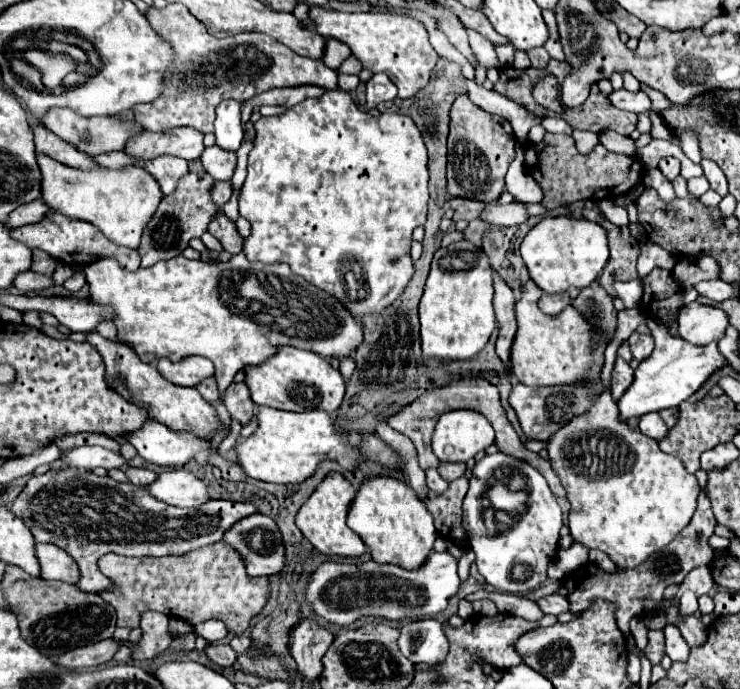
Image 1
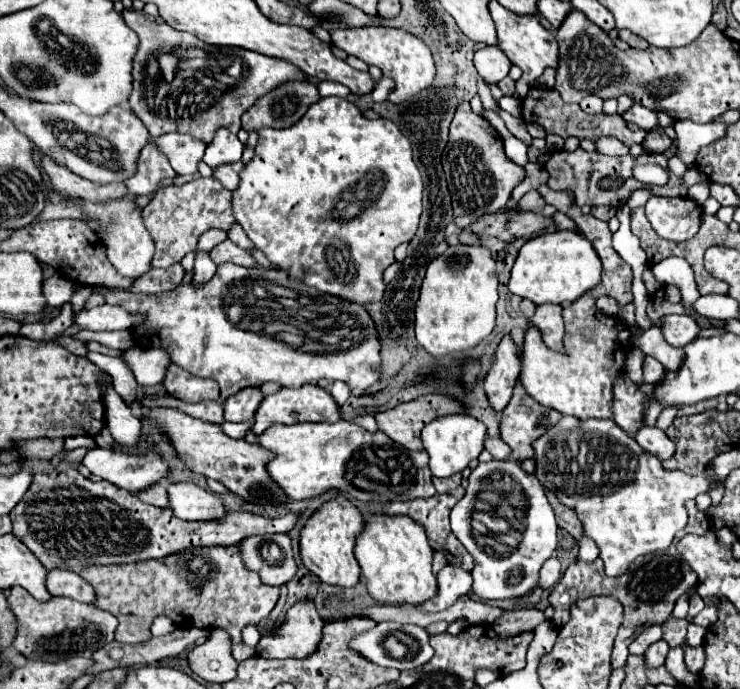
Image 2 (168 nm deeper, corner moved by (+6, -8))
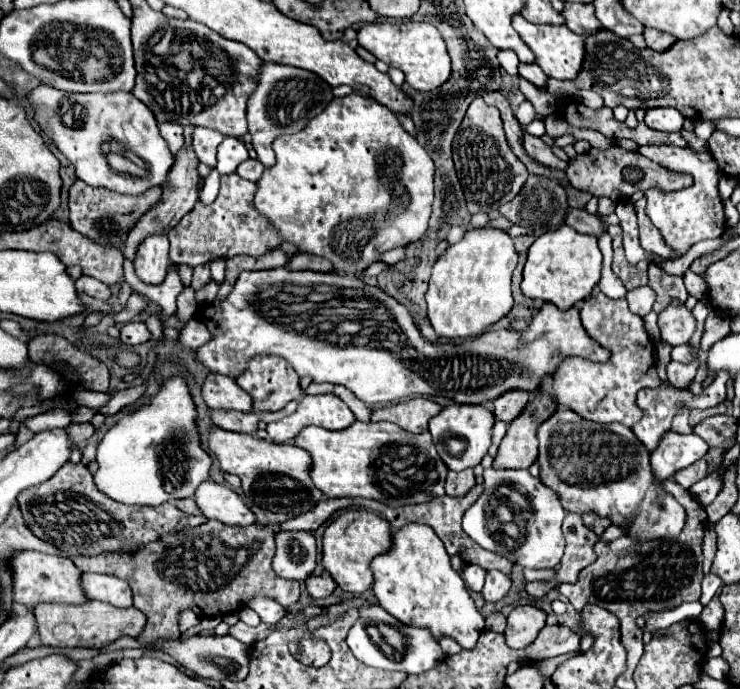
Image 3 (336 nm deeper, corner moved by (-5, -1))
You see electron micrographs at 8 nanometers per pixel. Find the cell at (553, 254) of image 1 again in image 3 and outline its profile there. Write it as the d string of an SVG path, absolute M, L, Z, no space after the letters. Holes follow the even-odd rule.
M569 226L541 234L529 248L529 258L523 268L521 290L527 298L541 298L553 302L557 308L567 310L577 300L585 300L601 278L601 250L597 238L579 234Z

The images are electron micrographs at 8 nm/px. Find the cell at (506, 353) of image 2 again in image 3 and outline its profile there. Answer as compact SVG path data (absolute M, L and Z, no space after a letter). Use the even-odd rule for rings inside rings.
M509 390L507 394L501 394L493 400L493 414L503 422L511 422L515 416L521 414L527 400L529 394L525 390Z

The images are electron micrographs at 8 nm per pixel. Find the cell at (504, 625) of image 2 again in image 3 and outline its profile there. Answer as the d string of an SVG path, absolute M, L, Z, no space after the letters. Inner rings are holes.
M517 606L513 612L507 616L507 628L505 628L505 640L511 648L527 648L537 636L537 632L545 626L547 614L533 606Z

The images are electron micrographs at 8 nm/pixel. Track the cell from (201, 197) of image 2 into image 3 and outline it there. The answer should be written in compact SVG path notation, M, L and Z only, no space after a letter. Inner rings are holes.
M237 174L221 176L219 196L213 204L203 204L197 200L195 208L187 212L177 226L173 226L167 236L171 242L169 258L173 264L189 264L199 266L211 262L213 258L231 258L235 254L249 254L261 256L267 250L277 248L283 240L273 230L273 226L255 210L253 196L255 196L255 182L243 180Z

